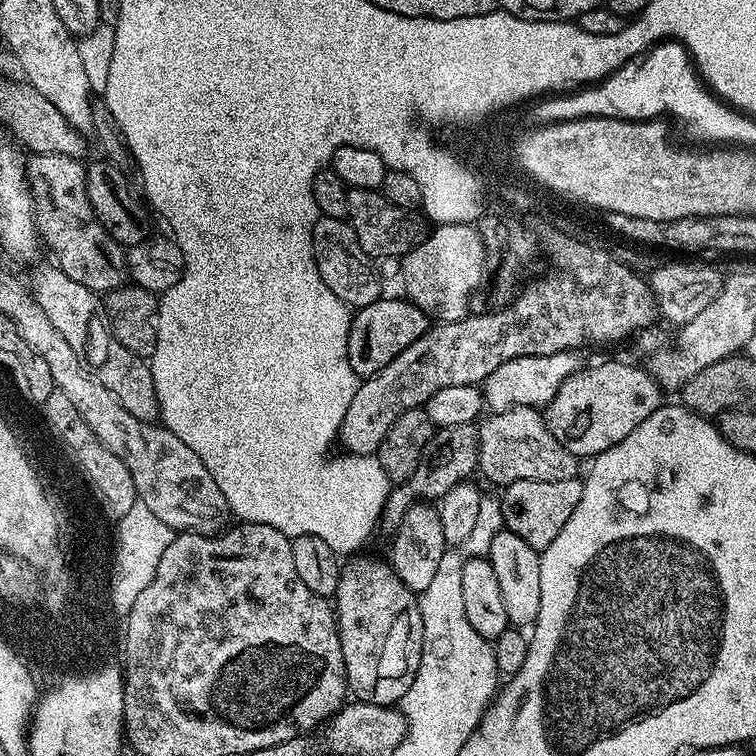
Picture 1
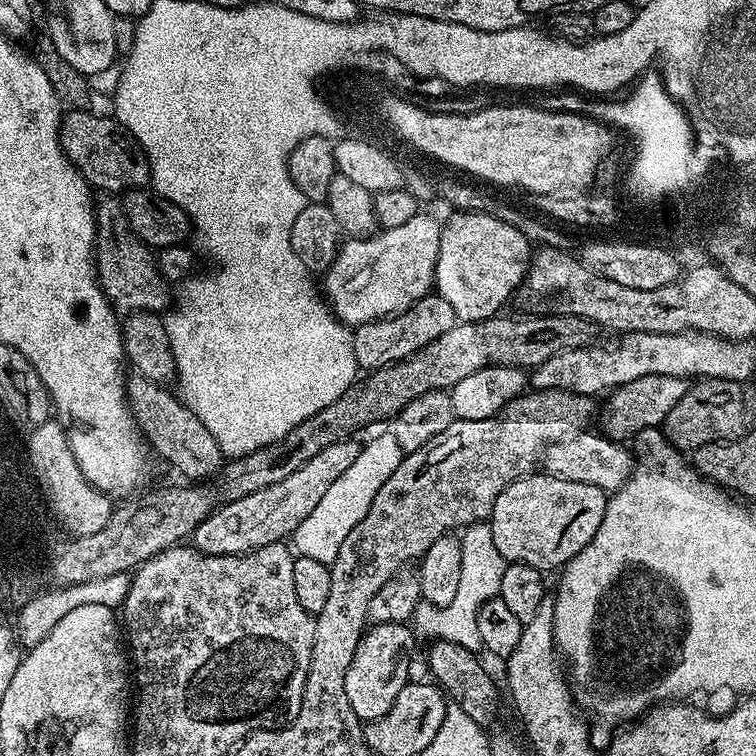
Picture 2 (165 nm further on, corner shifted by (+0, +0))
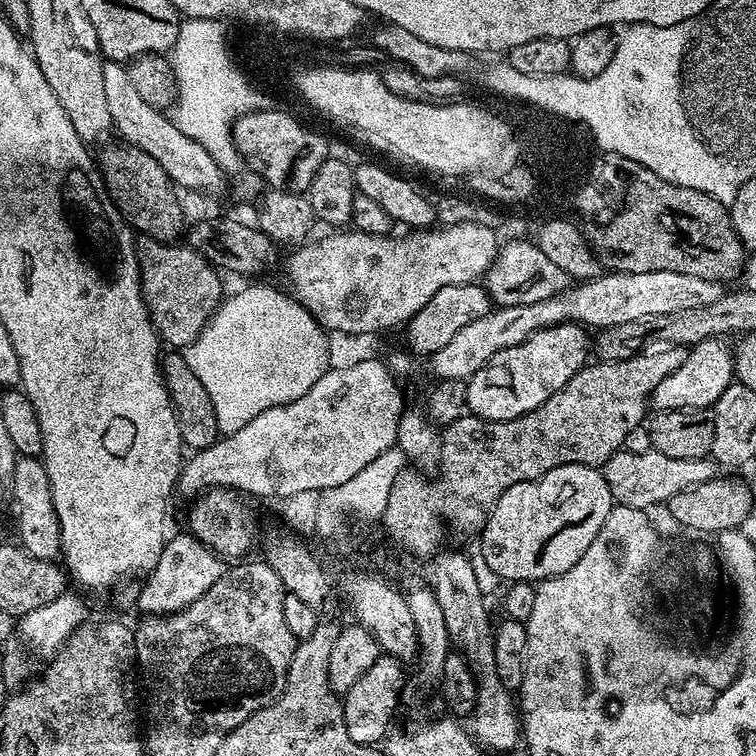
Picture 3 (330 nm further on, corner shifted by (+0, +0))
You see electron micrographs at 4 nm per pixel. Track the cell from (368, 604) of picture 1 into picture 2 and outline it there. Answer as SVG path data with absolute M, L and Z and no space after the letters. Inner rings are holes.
M407 623L372 624L361 636L354 650L350 670L346 670L346 698L354 706L354 714L362 722L382 718L394 706L394 698L410 682L408 671L412 668L412 636Z

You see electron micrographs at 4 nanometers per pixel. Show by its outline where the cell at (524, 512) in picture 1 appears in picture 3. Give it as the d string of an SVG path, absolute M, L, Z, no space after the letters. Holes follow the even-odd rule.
M590 464L558 466L537 480L510 486L510 490L498 498L483 532L479 533L478 550L501 581L548 580L551 576L566 574L566 570L586 554L612 507L610 486L606 486L599 467Z

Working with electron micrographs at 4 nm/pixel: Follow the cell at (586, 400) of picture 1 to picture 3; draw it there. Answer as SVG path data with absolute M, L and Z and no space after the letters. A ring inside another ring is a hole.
M723 339L703 340L687 349L682 366L674 374L666 374L658 386L654 386L650 404L655 411L711 409L722 398L722 394L734 382L734 356Z

